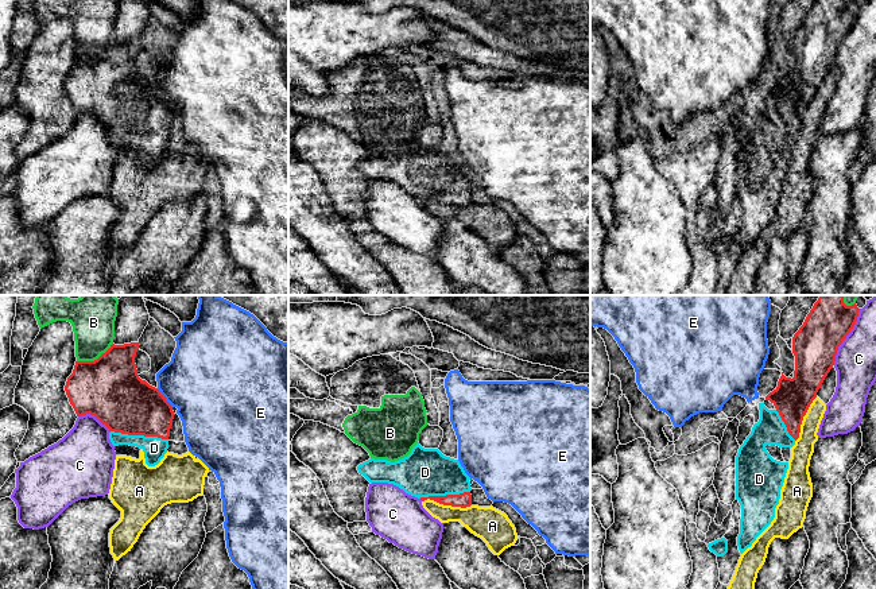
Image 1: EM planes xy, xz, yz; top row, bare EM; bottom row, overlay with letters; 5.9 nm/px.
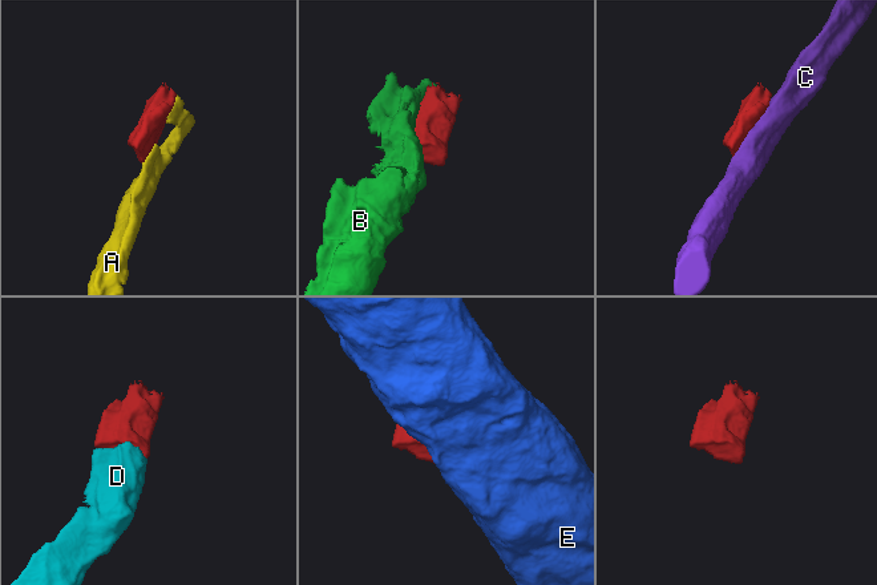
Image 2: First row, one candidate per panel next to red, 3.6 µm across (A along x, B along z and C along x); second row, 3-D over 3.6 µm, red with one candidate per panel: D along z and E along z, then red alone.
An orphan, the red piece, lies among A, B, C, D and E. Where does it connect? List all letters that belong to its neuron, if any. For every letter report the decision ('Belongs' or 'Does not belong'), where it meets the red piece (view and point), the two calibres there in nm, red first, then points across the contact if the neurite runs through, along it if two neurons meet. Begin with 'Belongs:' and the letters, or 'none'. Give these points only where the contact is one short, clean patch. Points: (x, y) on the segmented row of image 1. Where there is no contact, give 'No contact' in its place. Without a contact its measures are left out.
Belongs: D
A: Does not belong. Touches red at xz (446, 504). Thickness 90 nm (red) against 190 nm
B: Does not belong. Touches red at xy (95, 360). Thickness 380 nm (red) against 260 nm
C: Does not belong. Touches red at yz (845, 337). Thickness 280 nm (red) against 240 nm
D: Belongs. Touches red at xy (139, 434). Thickness 360 nm (red) against 140 nm. Path across: xy (123, 402), (139, 418), (139, 434), (154, 448)
E: Does not belong. Touches red at xy (165, 398). Thickness 360 nm (red) against 460 nm. Boundary: xy (157, 388), (171, 407)

